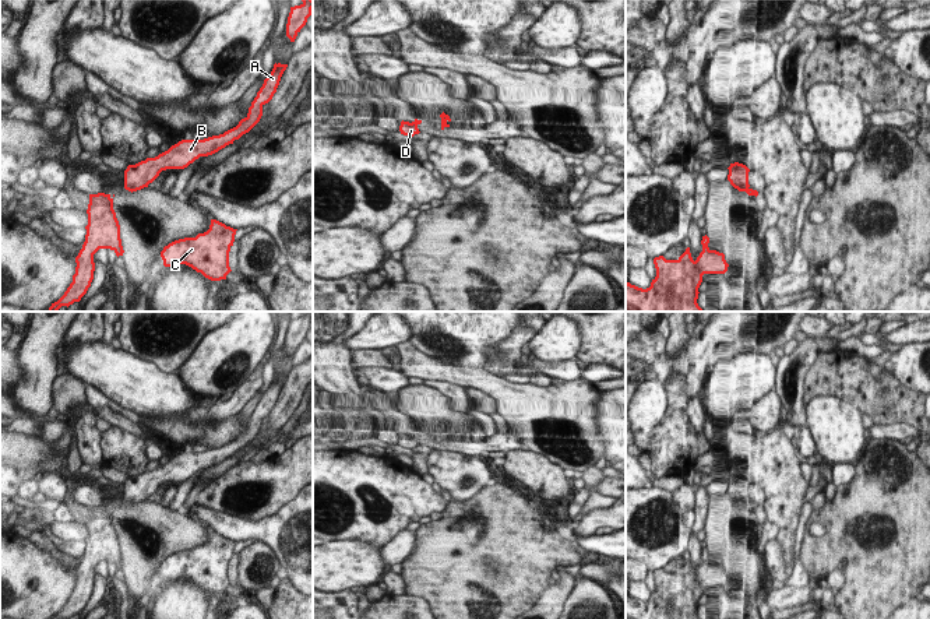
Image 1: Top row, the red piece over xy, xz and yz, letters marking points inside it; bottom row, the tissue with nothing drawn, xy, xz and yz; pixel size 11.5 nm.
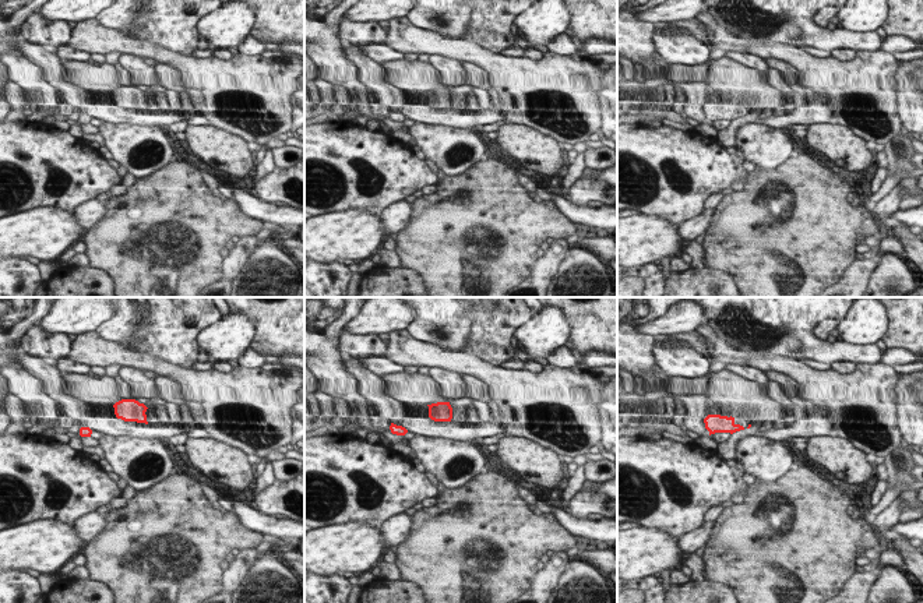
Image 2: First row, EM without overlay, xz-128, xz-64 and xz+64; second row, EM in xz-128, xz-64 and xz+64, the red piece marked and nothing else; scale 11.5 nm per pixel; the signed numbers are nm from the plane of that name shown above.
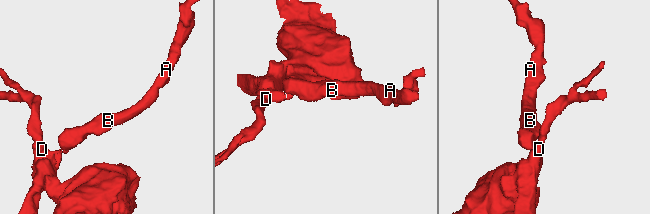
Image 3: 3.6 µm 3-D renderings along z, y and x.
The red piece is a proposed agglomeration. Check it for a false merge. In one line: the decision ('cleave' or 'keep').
keep

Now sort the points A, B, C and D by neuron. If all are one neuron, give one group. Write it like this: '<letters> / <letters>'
A B C D

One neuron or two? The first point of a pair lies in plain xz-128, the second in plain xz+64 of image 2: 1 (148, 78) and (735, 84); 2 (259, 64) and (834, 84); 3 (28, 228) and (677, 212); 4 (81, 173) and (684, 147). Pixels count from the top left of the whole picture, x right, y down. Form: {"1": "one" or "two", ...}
{"1": "two", "2": "one", "3": "two", "4": "one"}

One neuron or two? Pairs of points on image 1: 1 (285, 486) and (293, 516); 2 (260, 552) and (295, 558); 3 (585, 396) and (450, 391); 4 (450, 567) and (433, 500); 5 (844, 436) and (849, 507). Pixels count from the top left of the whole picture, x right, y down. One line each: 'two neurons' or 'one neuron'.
1: two neurons
2: two neurons
3: two neurons
4: two neurons
5: two neurons

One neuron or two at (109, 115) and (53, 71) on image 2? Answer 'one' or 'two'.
one

